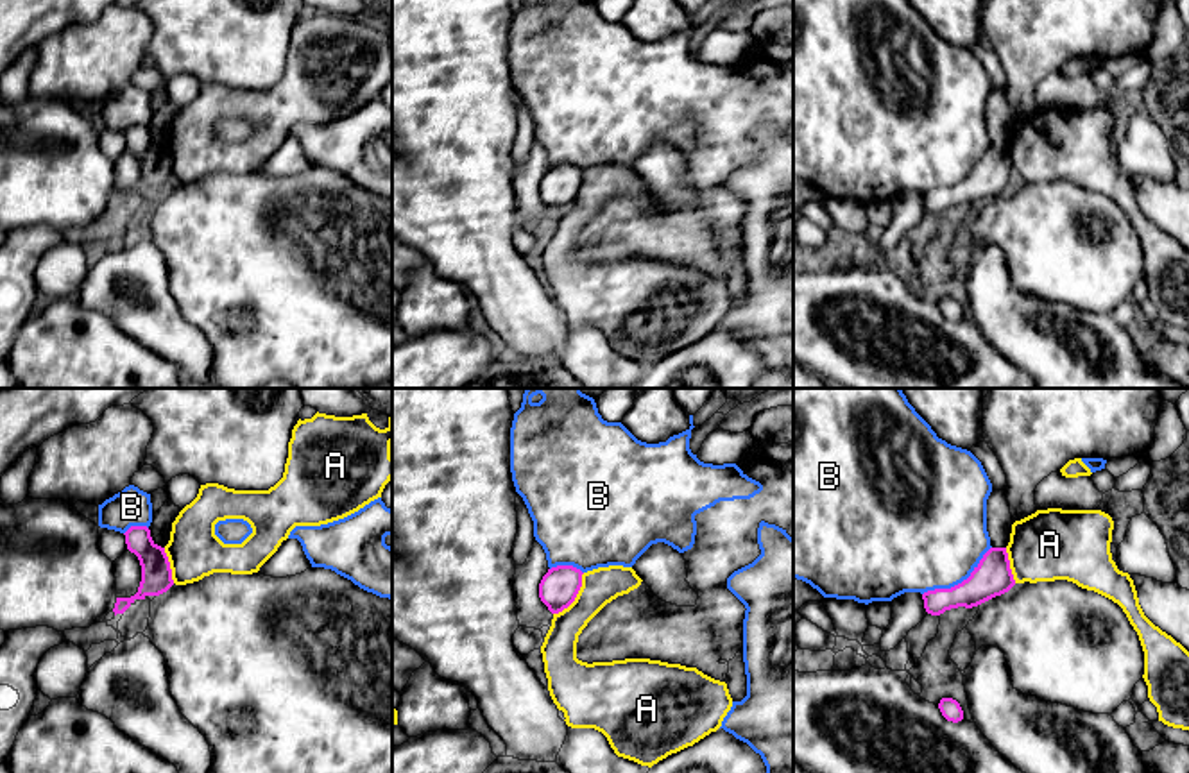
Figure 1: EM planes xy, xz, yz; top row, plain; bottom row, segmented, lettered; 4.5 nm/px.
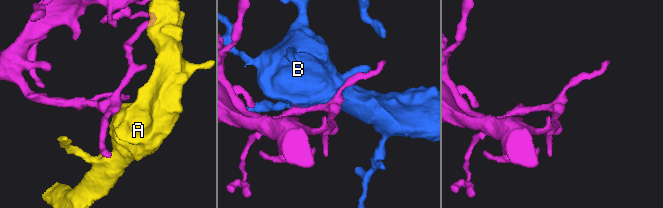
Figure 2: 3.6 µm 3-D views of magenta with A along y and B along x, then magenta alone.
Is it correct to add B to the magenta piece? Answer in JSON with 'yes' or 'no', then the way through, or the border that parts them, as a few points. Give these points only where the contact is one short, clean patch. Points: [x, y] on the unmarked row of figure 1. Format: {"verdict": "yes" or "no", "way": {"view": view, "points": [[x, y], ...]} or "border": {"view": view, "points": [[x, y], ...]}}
{"verdict": "no"}

